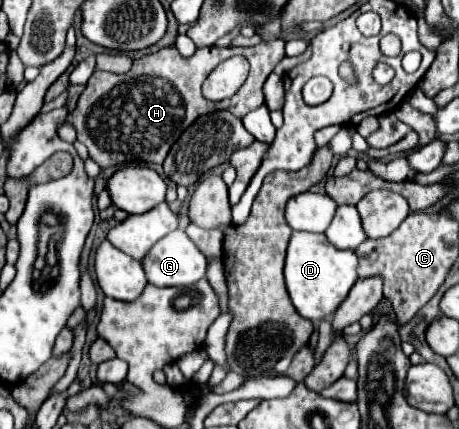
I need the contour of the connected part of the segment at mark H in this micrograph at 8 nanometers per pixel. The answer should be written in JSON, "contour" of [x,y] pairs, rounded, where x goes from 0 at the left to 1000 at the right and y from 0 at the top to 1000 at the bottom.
{"contour":[[[586,96],[586,100],[564,100],[556,110],[547,110],[547,166],[542,179],[534,189],[534,198],[499,231],[486,235],[451,235],[438,221],[438,193],[442,184],[490,138],[508,133],[508,128],[529,128],[534,114],[529,110],[442,110],[429,114],[425,128],[416,133],[394,133],[390,119],[381,110],[368,114],[351,114],[342,124],[325,124],[312,128],[307,138],[298,138],[290,147],[290,161],[277,175],[251,175],[251,170],[233,170],[233,166],[207,166],[198,175],[198,184],[190,189],[185,212],[172,226],[172,240],[163,249],[159,263],[150,263],[146,282],[163,291],[168,301],[168,324],[194,347],[194,361],[203,366],[203,375],[229,394],[229,389],[285,389],[285,385],[307,385],[307,380],[355,380],[355,371],[364,366],[373,338],[381,333],[381,324],[390,324],[390,315],[434,273],[447,263],[464,263],[464,259],[503,259],[512,273],[529,273],[542,259],[560,254],[564,245],[573,245],[573,193],[586,179],[586,170],[599,161],[599,152],[621,133],[621,100],[617,96]]]}

